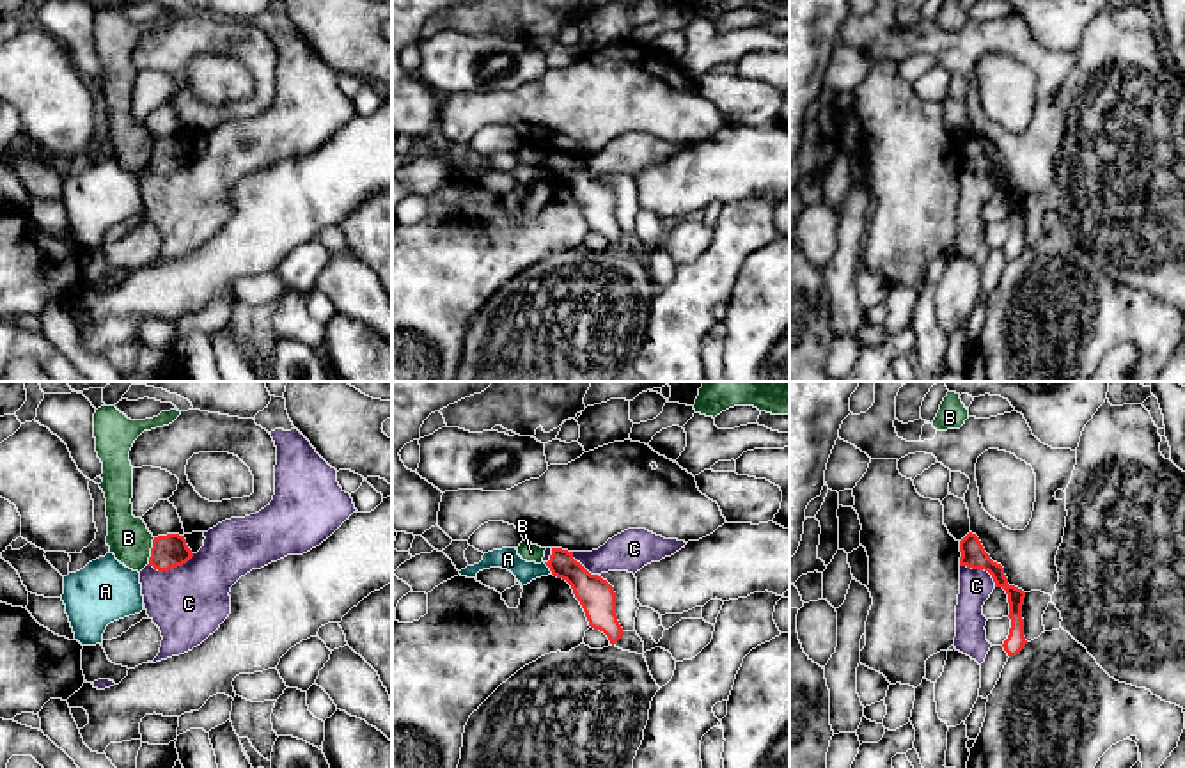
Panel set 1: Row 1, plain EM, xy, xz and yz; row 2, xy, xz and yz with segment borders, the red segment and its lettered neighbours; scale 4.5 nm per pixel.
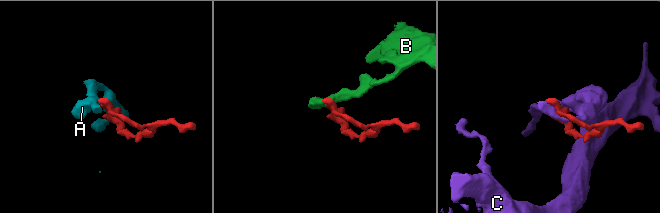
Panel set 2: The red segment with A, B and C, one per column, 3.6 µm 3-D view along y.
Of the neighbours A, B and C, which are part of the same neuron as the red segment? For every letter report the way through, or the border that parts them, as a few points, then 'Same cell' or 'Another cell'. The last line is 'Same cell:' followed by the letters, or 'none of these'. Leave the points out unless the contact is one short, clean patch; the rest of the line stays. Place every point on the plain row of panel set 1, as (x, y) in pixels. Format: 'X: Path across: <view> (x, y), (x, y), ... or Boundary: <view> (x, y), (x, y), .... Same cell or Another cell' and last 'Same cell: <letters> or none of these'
A: Boundary: xz (543, 165), (552, 176). Another cell
B: Boundary: xy (155, 141), (146, 167). Another cell
C: Another cell
Same cell: none of these

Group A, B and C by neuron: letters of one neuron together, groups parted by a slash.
A / B / C

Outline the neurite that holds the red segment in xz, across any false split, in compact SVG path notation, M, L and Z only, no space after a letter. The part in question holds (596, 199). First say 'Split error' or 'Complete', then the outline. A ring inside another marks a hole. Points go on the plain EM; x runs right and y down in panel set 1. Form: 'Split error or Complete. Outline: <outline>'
Complete. Outline: M552 151L550 163L545 165L552 177L566 183L575 200L580 204L589 229L603 234L614 248L624 236L616 218L614 190L598 177L591 177L573 161L573 154Z

